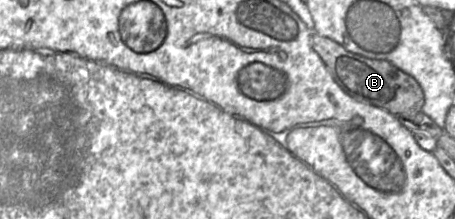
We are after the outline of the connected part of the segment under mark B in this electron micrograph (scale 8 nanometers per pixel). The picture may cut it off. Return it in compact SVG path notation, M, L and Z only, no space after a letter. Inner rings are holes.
M314 32L311 42L313 49L321 57L335 82L355 100L382 108L393 115L417 114L422 111L424 93L421 86L415 78L389 61L354 54L337 42Z

